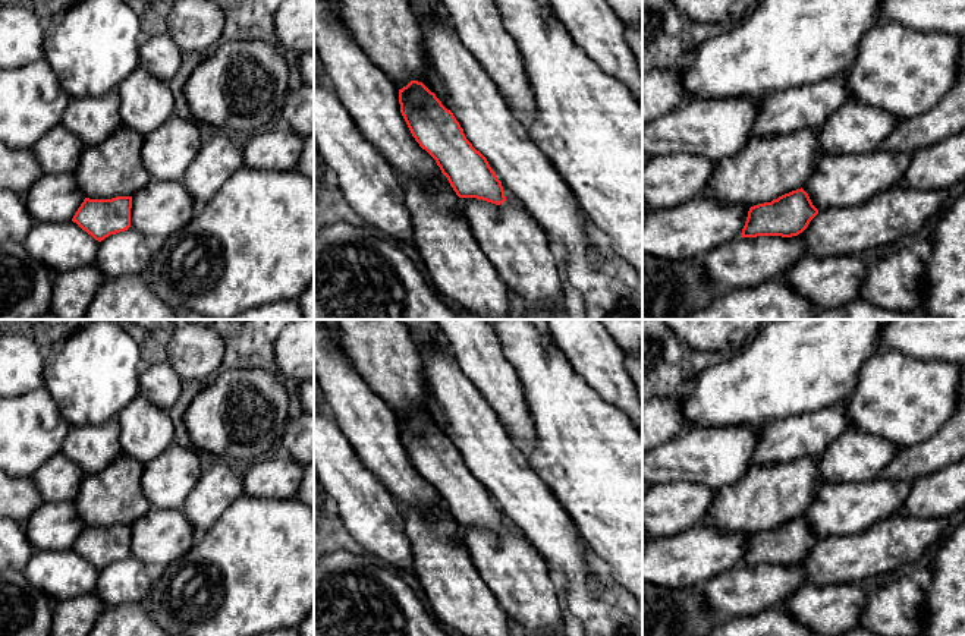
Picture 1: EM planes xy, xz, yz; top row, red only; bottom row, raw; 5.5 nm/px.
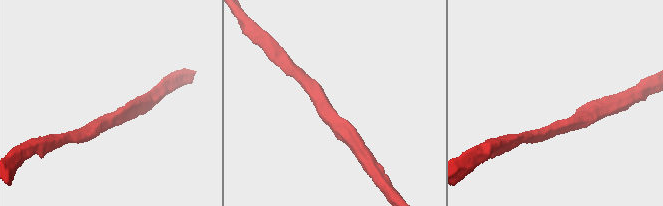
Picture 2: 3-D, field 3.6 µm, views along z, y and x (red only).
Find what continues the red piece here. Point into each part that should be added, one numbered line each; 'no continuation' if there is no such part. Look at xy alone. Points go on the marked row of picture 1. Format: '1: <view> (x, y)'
1: xy (110, 169)

